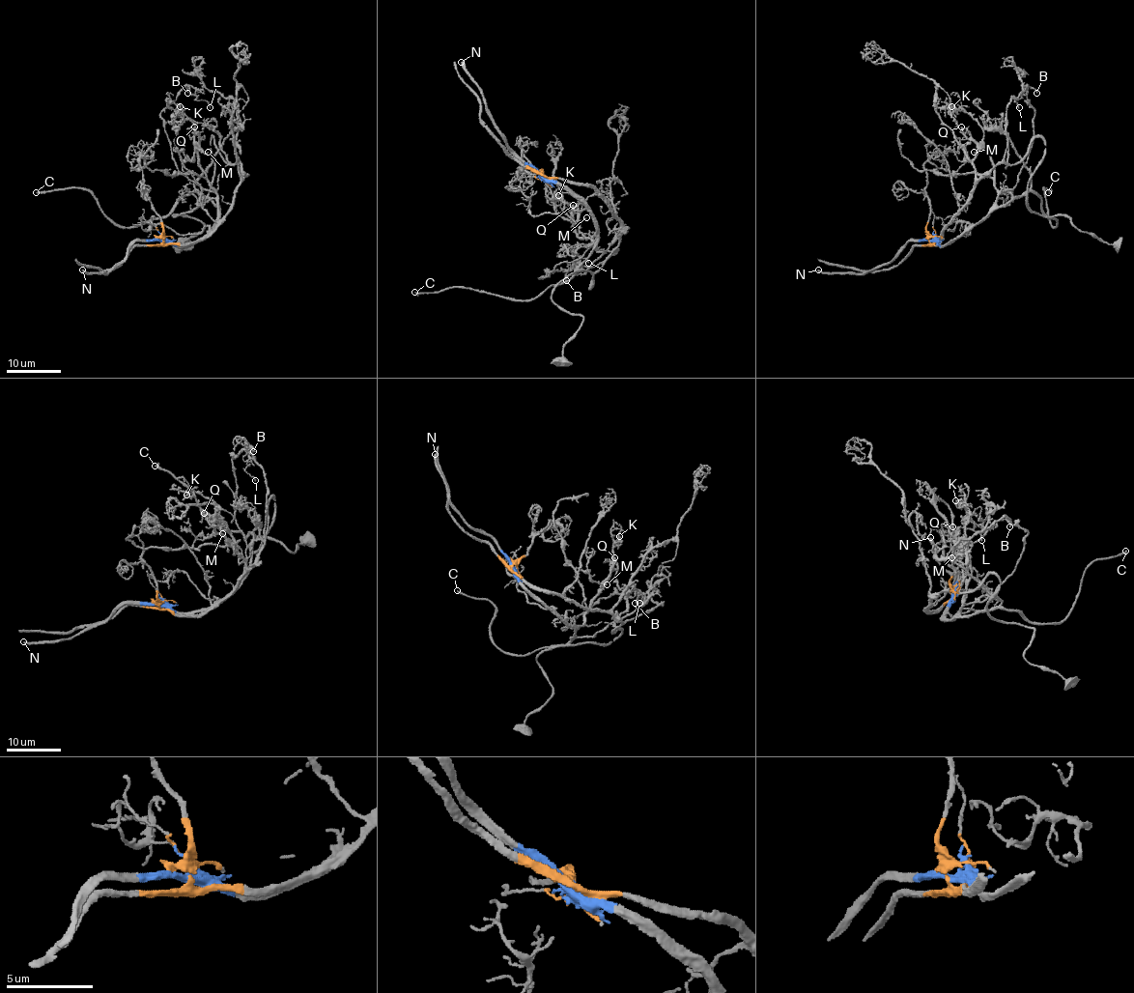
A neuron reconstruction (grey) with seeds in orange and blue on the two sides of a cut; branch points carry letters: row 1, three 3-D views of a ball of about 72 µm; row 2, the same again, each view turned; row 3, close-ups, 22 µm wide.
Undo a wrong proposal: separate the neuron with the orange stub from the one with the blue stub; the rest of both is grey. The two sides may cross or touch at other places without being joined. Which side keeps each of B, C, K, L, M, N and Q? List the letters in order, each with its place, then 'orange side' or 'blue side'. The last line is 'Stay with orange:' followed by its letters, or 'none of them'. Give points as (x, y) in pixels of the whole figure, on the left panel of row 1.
B: at (187, 93); blue side
C: at (36, 192); blue side
K: at (180, 106); blue side
L: at (210, 107); blue side
M: at (208, 152); blue side
N: at (82, 269); blue side
Q: at (194, 127); blue side
Stay with orange: none of them

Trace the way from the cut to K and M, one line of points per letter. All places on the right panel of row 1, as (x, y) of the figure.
K: (928, 240), (939, 245), (954, 241), (978, 224), (998, 197), (982, 127), (966, 112), (957, 112), (951, 106)
M: (928, 240), (946, 245), (984, 218), (995, 204), (998, 191), (991, 154), (985, 148), (975, 153)

